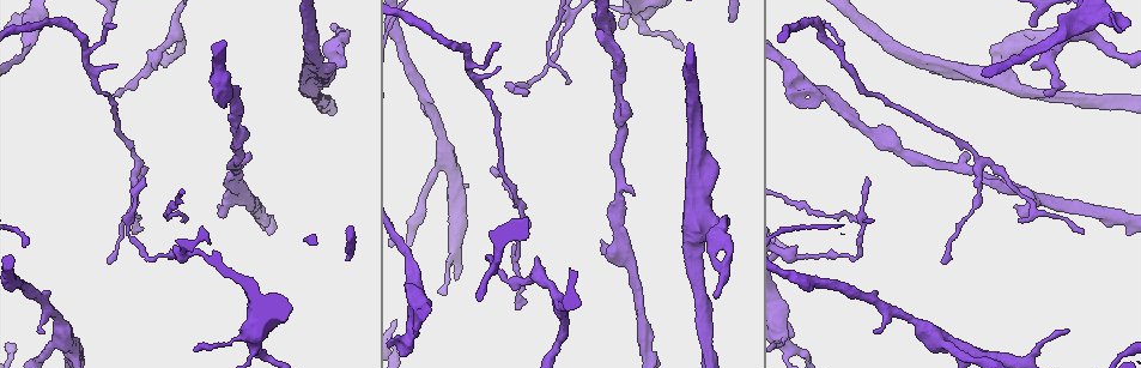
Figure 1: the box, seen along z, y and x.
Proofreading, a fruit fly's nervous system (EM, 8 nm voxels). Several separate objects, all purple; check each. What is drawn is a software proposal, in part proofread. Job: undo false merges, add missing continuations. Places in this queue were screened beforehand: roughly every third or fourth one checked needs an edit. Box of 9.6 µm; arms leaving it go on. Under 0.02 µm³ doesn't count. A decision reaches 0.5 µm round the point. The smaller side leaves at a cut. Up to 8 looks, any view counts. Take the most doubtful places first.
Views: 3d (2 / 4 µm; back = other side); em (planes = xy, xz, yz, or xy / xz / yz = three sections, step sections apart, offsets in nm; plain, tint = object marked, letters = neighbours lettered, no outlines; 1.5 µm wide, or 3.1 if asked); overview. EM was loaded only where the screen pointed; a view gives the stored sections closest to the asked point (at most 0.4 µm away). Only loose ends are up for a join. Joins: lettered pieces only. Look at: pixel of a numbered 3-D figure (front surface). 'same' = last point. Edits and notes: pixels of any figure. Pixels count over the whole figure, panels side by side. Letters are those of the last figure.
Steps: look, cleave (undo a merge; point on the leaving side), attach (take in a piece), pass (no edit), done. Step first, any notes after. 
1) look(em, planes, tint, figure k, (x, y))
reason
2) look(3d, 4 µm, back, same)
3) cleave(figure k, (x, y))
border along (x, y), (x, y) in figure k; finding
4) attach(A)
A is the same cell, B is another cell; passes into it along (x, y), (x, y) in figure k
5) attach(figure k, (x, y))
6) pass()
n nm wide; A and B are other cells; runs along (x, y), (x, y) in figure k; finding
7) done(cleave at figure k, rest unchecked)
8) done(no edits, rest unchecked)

look(3d, 4 µm, back, figure 1, (634, 196))
free end

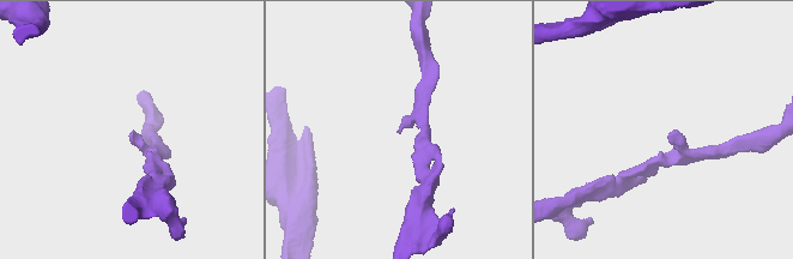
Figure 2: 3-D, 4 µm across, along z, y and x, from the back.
look(em, planes, letters, figure 2, (129, 135))
need the tissue

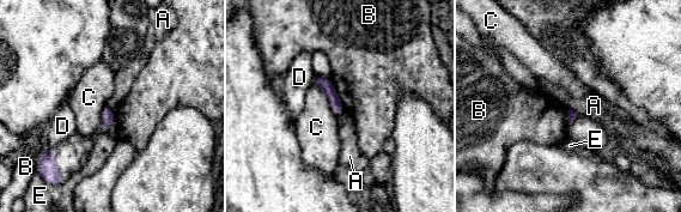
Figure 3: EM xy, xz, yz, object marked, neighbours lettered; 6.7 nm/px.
pass()
C touches over 280 nm; A, B, C, D and E are other cells; runs along (317, 79), (330, 92), (339, 109) in figure 3; none of them fits

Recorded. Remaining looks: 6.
look(3d, 4 µm, back, figure 1, (536, 258))
free end

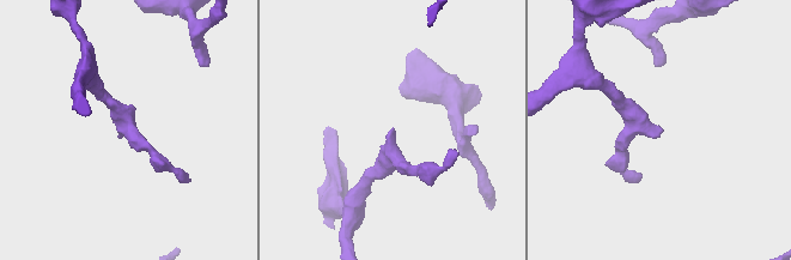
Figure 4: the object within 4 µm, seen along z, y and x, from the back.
look(em, xy, step 8, letters, figure 4, (394, 130))

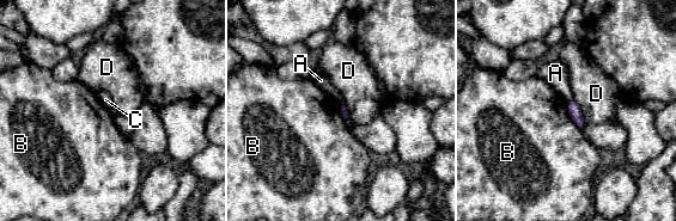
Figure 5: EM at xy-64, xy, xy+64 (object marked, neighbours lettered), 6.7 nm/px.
pass()
A, B, C and D are other cells; border along (566, 102), (570, 117), (580, 129) in figure 5; none of them fits

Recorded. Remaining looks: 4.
look(em, planes, letters, figure 1, (620, 93))
narrows sharply

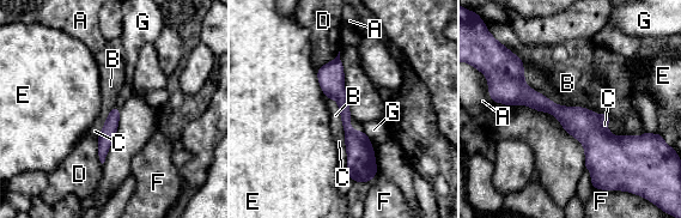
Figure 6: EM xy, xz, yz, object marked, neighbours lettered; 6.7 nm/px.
pass()
A, B, C, D, E, F and G are other cells; runs along (492, 86), (625, 139) in figure 6; one neuron here

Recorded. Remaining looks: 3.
done(no edits, rest unchecked)

